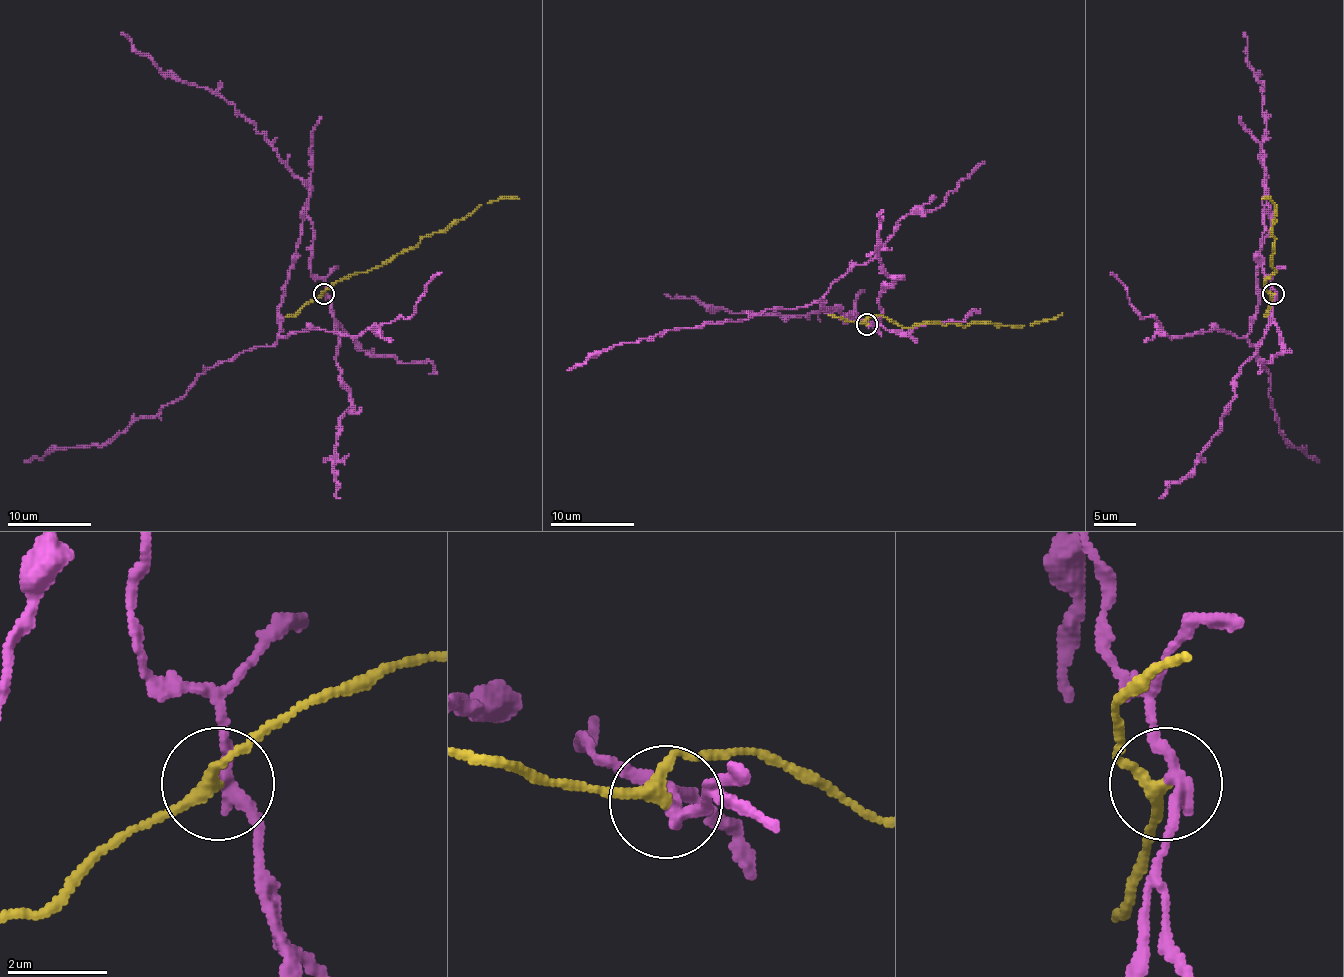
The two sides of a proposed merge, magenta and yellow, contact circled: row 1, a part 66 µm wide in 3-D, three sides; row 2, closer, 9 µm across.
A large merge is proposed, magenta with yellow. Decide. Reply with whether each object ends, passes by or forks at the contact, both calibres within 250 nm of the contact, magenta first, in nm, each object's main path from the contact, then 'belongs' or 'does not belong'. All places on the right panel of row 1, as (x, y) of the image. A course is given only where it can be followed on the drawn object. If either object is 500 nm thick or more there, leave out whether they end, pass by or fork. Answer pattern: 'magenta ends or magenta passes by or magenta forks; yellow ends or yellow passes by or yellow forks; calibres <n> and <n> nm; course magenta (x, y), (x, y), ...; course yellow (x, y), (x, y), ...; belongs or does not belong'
magenta passes by; yellow passes by; calibres 240 and 240 nm; course magenta (1272, 293), (1262, 266), (1266, 213), (1247, 340), (1270, 376), (1287, 445), (1319, 462); course yellow (1272, 293), (1266, 289), (1264, 281), (1277, 272), (1272, 268), (1275, 205), (1270, 199), (1262, 199); does not belong

